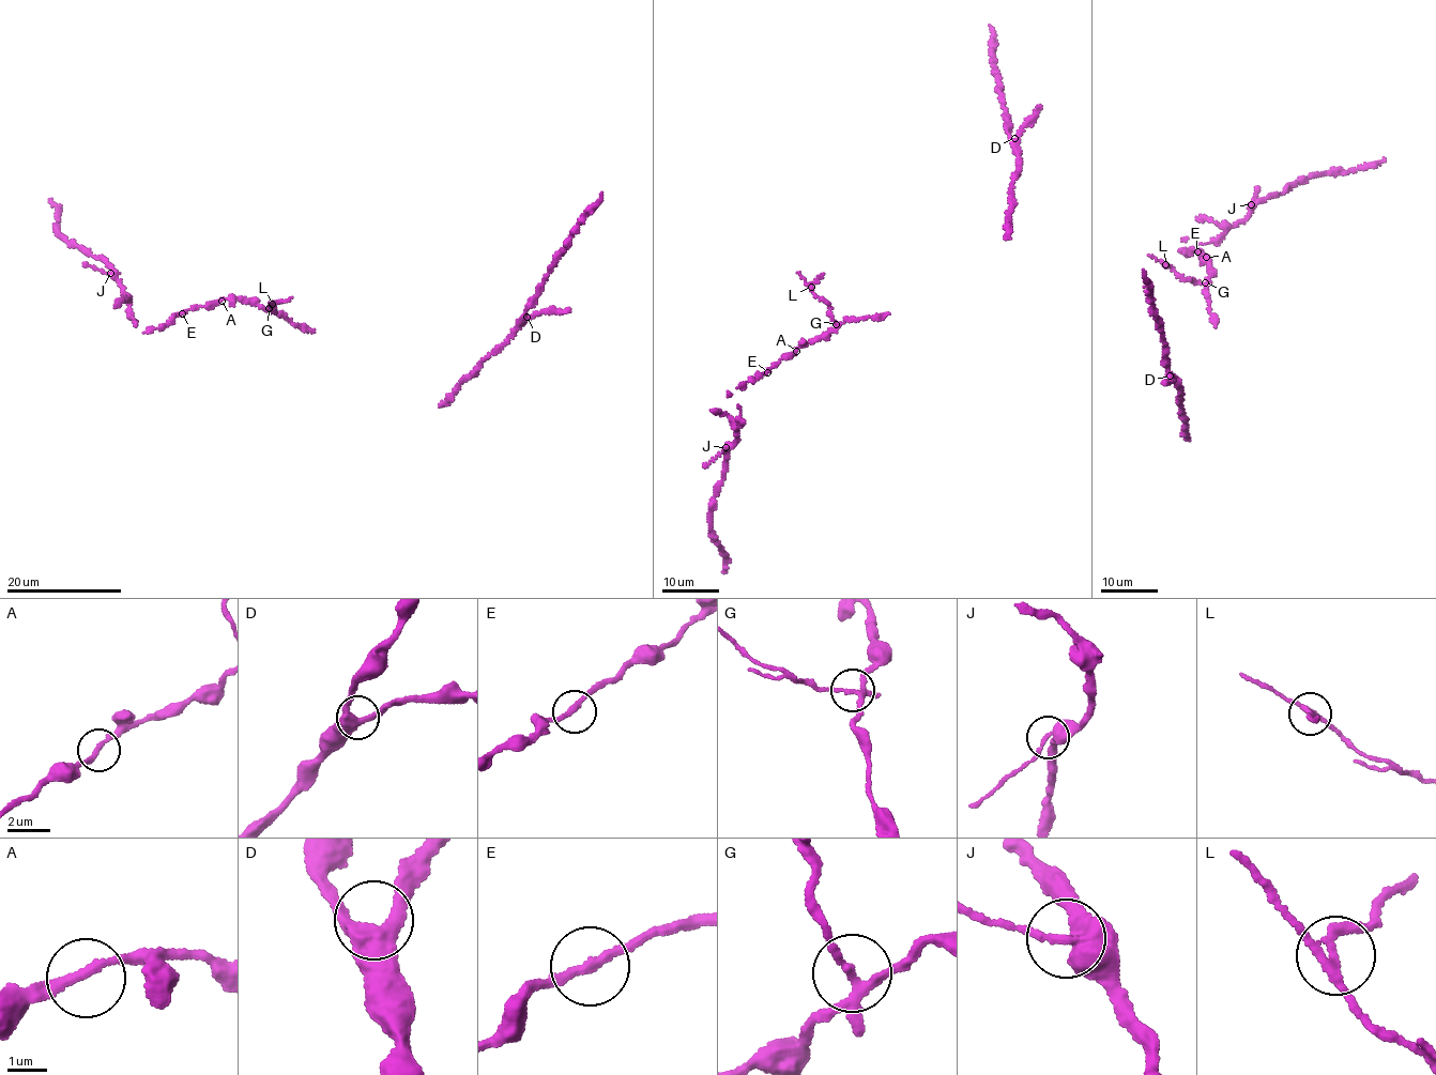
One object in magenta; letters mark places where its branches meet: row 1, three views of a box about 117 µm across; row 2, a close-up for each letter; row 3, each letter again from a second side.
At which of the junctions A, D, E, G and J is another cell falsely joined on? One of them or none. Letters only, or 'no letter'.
G

